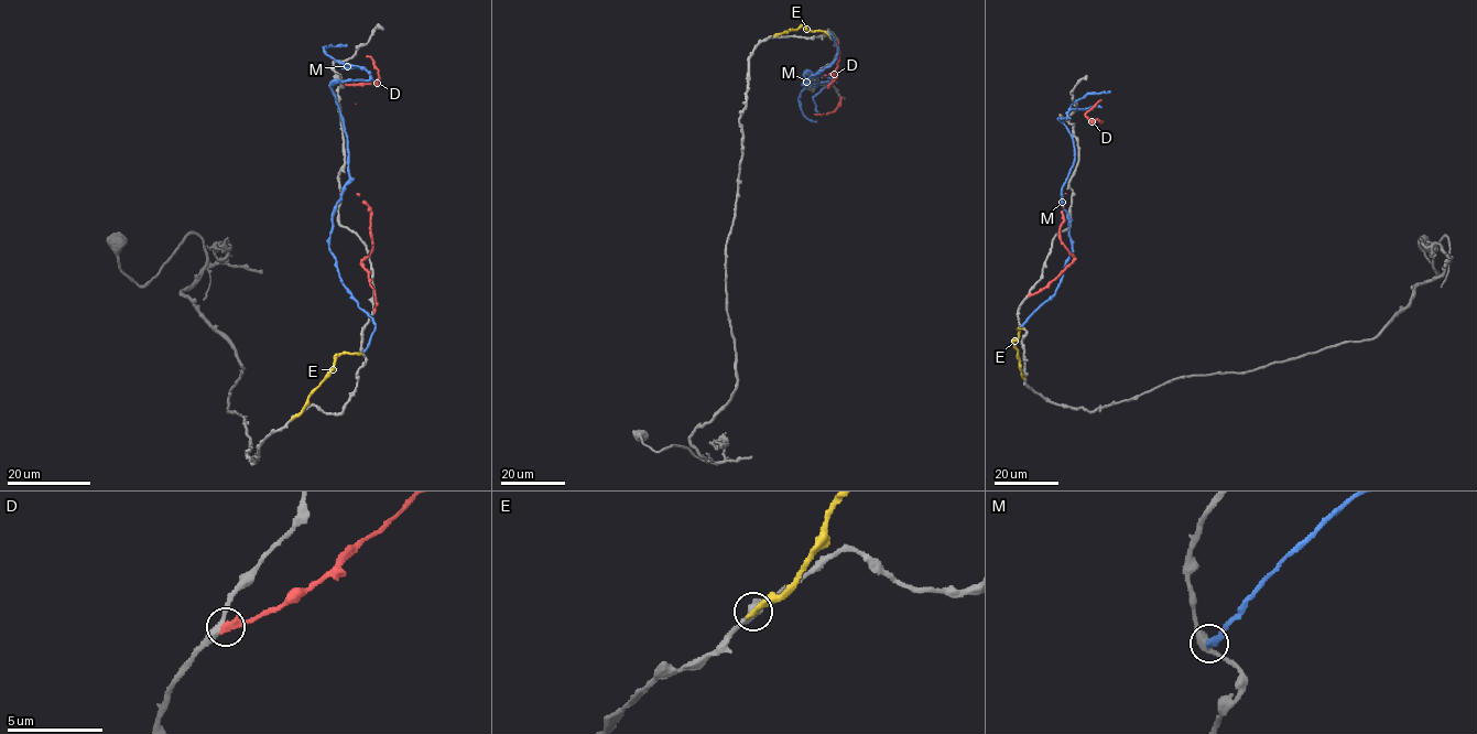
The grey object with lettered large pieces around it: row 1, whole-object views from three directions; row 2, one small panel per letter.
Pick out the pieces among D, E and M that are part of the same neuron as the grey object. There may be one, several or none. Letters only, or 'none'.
none

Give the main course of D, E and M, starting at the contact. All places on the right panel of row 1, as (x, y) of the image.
D: (1029, 295), (1041, 291), (1074, 258), (1061, 239), (1063, 205), (1090, 123), (1085, 115), (1101, 99)
E: (1023, 377), (1013, 342), (1019, 327), (1023, 327)
M: (1021, 326), (1055, 292), (1072, 249), (1061, 194), (1075, 155), (1060, 119), (1087, 94), (1110, 92)

